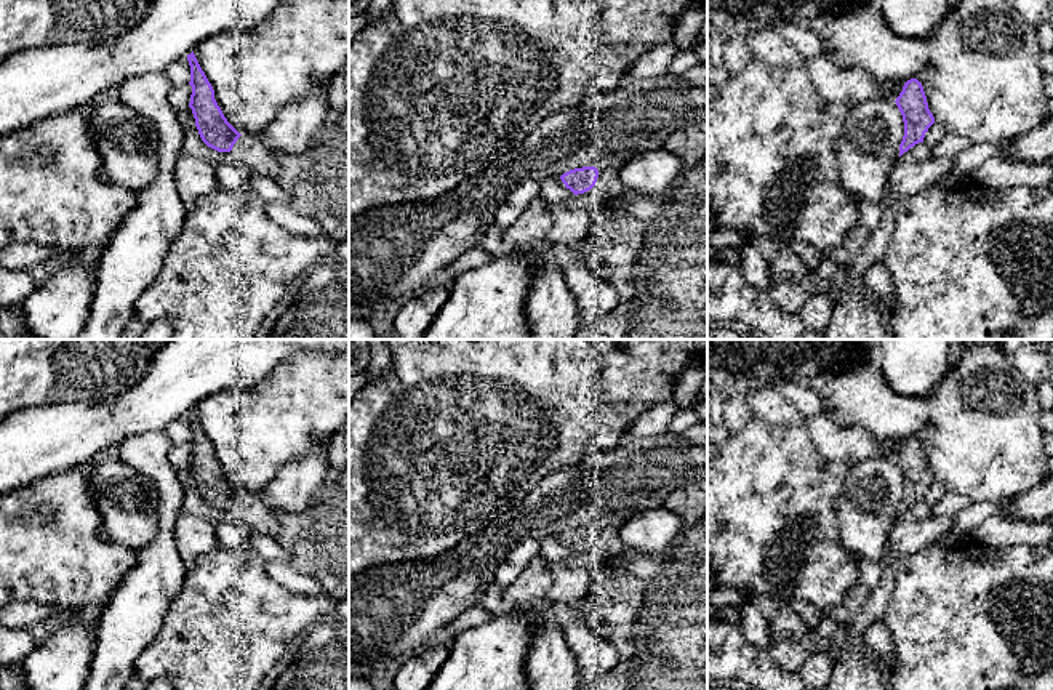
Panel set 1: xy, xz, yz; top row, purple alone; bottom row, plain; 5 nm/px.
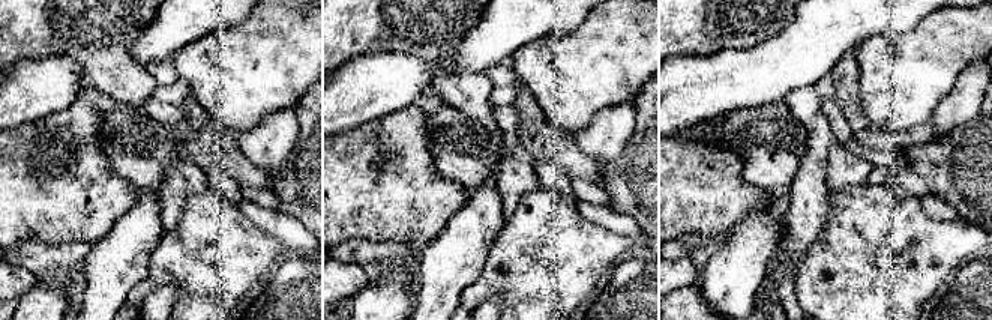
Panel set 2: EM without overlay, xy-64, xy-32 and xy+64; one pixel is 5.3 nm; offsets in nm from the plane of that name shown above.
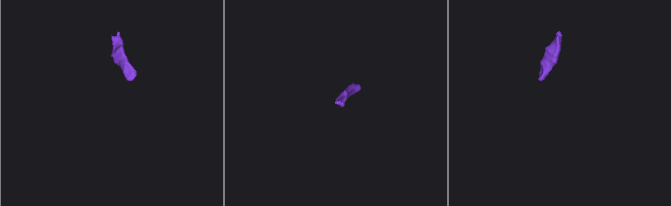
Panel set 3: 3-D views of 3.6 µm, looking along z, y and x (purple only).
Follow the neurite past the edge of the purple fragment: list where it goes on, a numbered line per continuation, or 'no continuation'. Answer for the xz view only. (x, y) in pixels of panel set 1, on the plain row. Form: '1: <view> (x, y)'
1: xz (608, 543)

